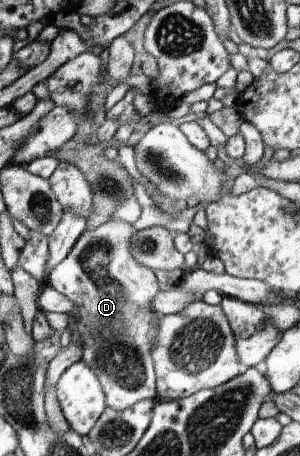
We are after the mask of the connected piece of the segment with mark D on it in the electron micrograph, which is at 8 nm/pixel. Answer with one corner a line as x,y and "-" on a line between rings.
109,220
94,230
86,230
46,277
46,282
74,305
68,320
71,341
82,346
80,361
89,364
97,373
105,391
106,404
118,412
128,410
141,400
157,398
157,371
153,364
153,347
158,344
160,316
154,312
153,304
161,291
154,270
146,268
130,254
130,240
134,240
136,235
132,223
126,220

